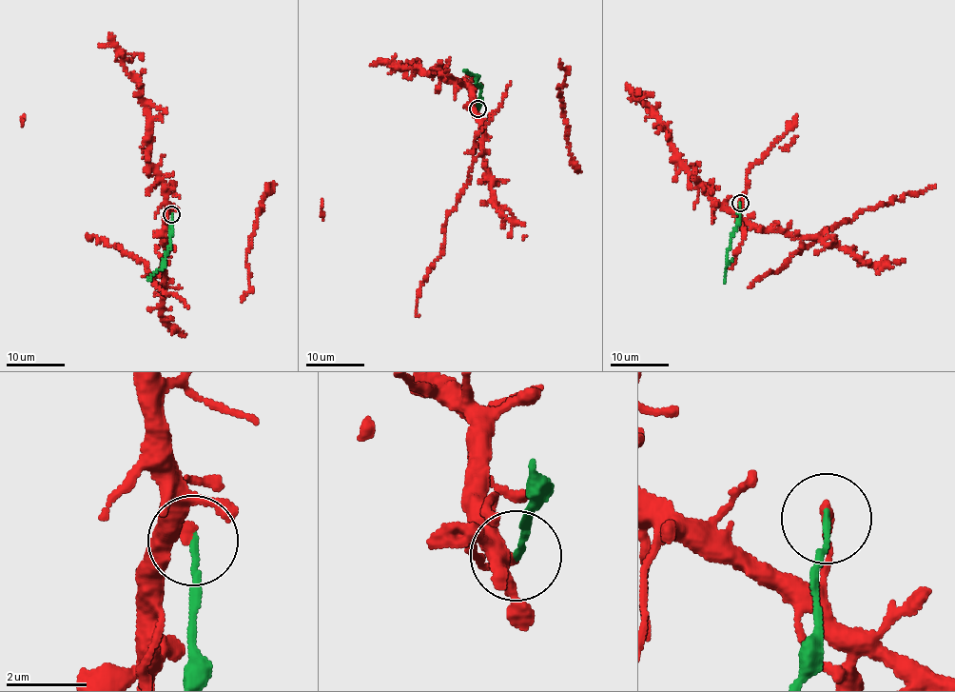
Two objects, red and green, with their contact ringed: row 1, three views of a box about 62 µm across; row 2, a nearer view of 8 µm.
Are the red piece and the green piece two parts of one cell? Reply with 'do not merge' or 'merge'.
do not merge

